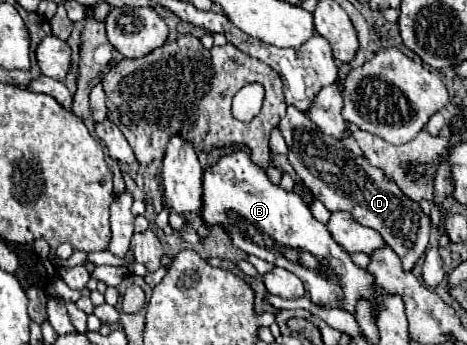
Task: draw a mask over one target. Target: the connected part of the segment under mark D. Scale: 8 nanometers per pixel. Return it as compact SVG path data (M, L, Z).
M296 107L286 109L278 129L286 139L292 167L312 195L320 199L328 211L350 211L360 225L378 231L386 245L400 257L402 269L412 271L414 263L424 255L430 235L430 217L422 213L420 205L406 199L394 183L384 179L378 167L348 151L340 139L318 131L318 127Z

